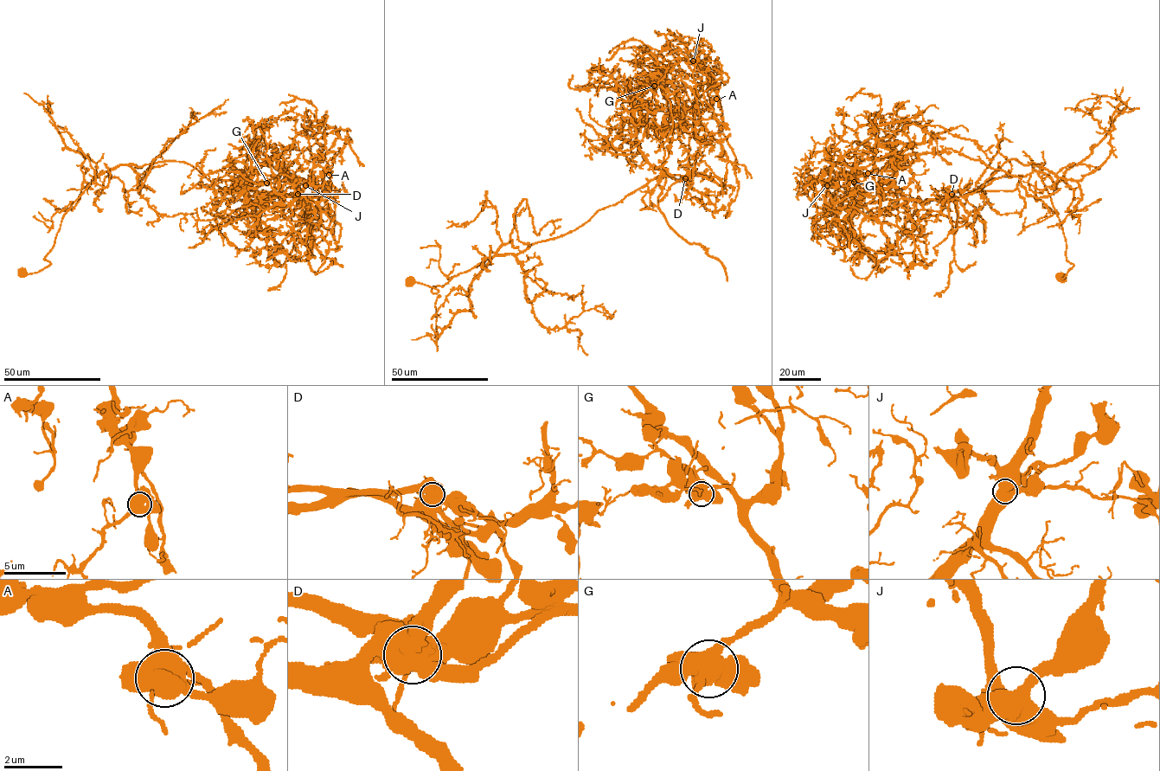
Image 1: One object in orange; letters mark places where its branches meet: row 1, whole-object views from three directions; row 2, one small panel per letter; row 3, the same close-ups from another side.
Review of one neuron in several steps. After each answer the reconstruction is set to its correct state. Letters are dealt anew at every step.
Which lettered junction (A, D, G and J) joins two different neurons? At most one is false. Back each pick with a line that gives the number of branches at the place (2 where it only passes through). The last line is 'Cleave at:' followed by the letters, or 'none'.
D: branches 5
Cleave at: D

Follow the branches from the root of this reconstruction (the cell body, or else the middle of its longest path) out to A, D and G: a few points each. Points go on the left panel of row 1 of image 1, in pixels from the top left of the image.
A: (21, 271), (120, 165), (183, 162), (280, 195), (248, 181), (266, 207), (329, 175)
D: (21, 271), (50, 264), (44, 258), (64, 214), (94, 179), (120, 165), (183, 162), (227, 191), (298, 194)
G: (21, 271), (120, 165), (280, 195), (255, 200), (277, 160), (266, 183)

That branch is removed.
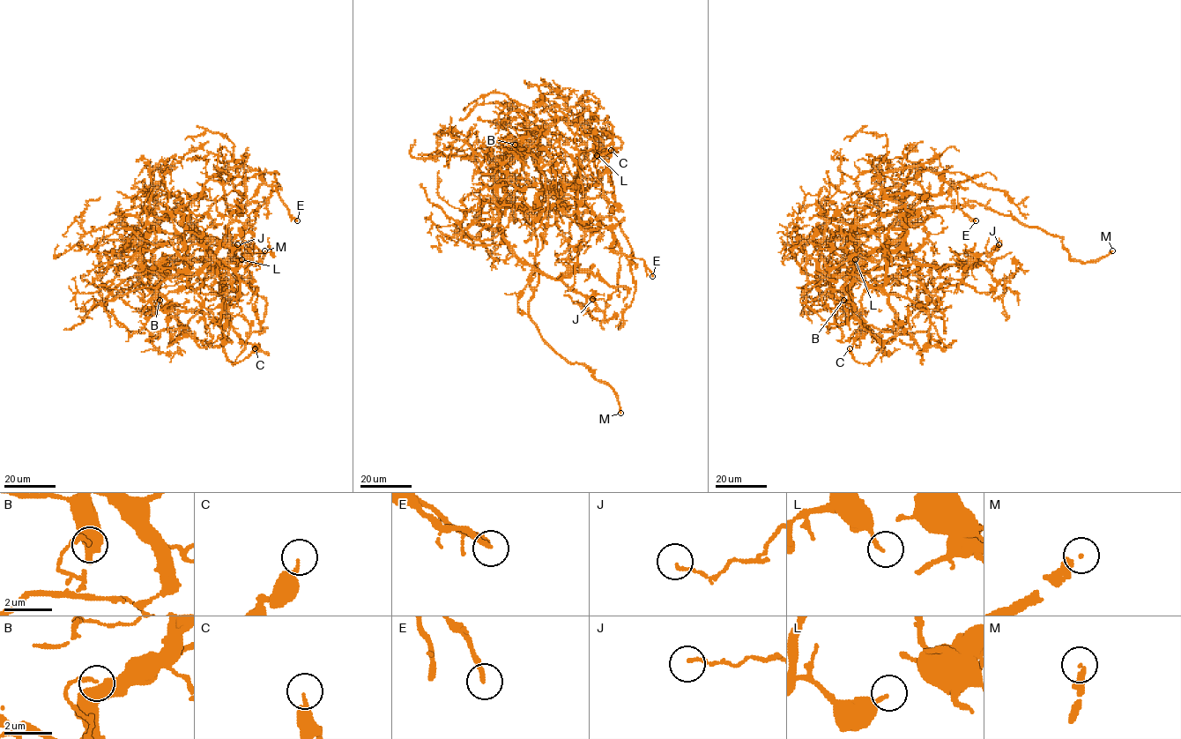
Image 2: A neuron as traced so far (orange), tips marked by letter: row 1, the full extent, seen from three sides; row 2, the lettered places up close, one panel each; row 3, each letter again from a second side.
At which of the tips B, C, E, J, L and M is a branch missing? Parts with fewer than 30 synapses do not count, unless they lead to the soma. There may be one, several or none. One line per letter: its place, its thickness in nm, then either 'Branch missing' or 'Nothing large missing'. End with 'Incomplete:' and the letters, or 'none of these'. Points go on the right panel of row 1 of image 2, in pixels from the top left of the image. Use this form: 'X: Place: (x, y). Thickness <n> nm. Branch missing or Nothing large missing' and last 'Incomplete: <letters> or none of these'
B: Place: (843, 300). Thickness 120 nm. Nothing large missing
C: Place: (850, 348). Thickness 240 nm. Nothing large missing
E: Place: (976, 220). Thickness 200 nm. Nothing large missing
J: Place: (999, 244). Thickness 110 nm. Nothing large missing
L: Place: (855, 259). Thickness 150 nm. Nothing large missing
M: Place: (1112, 250). Thickness 200 nm. Branch missing
Incomplete: M

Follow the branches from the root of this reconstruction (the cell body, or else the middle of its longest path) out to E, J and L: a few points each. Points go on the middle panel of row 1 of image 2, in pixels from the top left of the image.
E: (512, 203), (532, 207), (558, 183), (570, 181), (592, 213), (612, 232), (620, 250), (642, 258), (652, 276)
J: (512, 203), (503, 203), (499, 212), (508, 248), (550, 278), (591, 272), (616, 289), (606, 302), (592, 299)
L: (512, 203), (538, 219), (538, 196), (557, 205), (567, 187), (577, 182), (579, 156), (597, 155)

